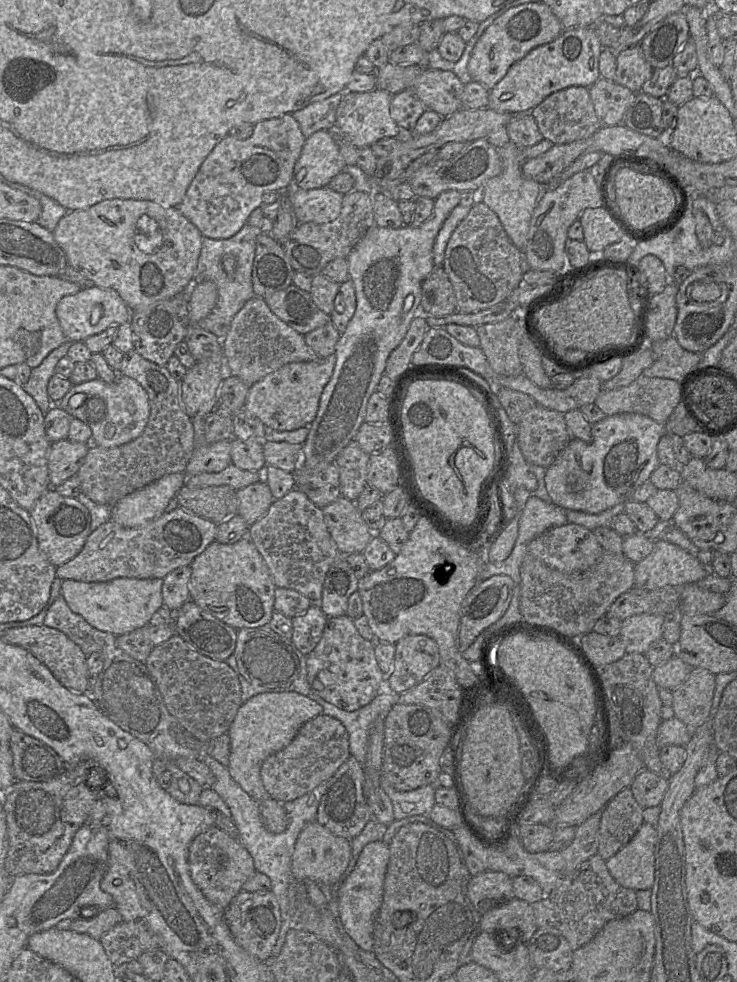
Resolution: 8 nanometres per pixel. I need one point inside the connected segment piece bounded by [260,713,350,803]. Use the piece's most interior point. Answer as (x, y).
(321, 745)

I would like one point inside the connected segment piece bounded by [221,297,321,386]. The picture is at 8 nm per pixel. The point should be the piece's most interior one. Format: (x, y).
(258, 343)

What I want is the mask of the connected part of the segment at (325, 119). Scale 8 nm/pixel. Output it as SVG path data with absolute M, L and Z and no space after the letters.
M336 93L291 114L299 123L305 138L319 130L328 130L335 125L336 111L342 97L343 93Z

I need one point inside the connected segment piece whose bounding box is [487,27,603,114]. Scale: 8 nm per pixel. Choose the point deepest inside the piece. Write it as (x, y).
(572, 59)

